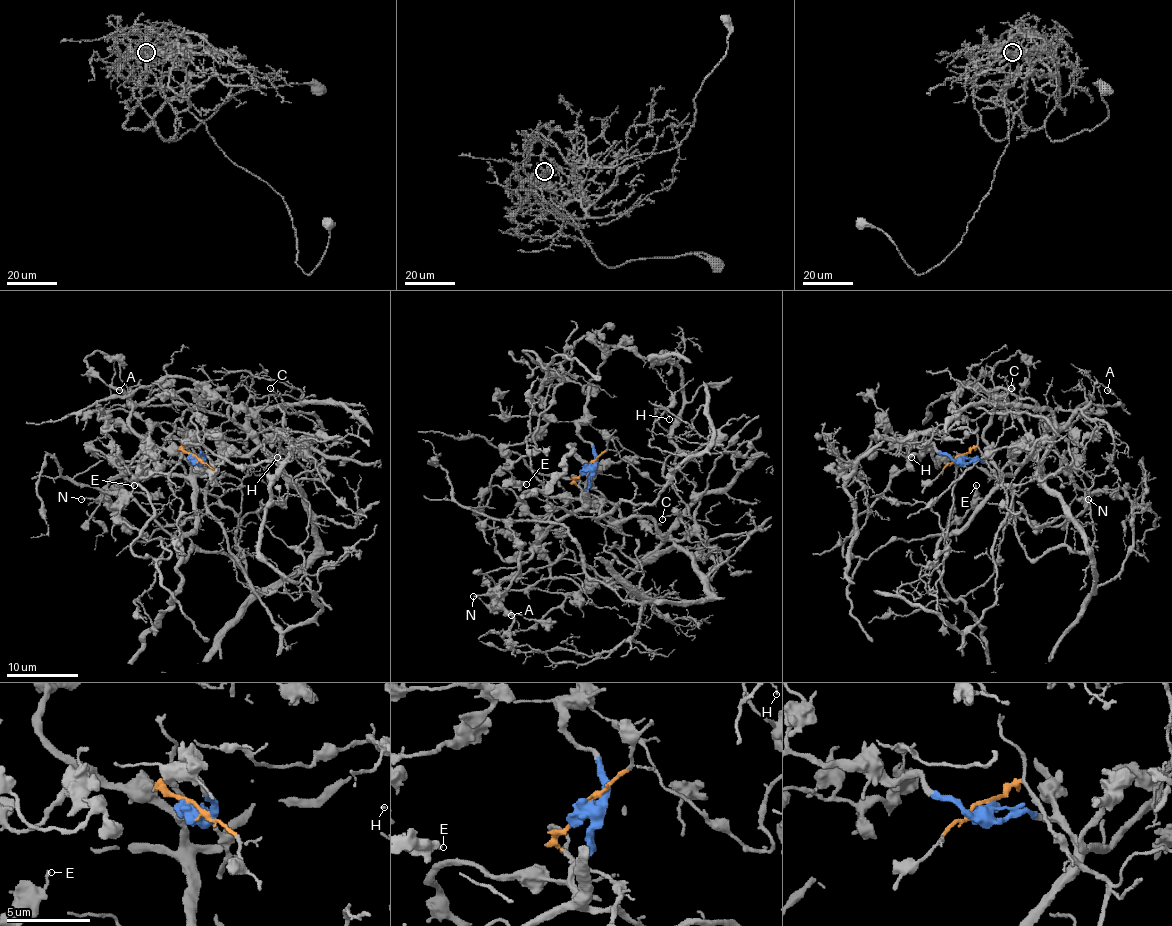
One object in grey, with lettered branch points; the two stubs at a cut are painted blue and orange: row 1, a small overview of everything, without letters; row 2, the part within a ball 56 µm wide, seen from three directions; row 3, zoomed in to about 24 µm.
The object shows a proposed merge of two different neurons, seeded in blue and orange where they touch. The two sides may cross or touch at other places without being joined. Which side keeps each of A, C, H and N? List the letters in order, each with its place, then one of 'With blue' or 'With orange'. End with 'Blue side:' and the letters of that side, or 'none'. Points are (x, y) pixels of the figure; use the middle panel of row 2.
A: Place: (511, 615). With blue
C: Place: (662, 519). With orange
H: Place: (669, 419). With orange
N: Place: (473, 596). With blue
Blue side: A, N

